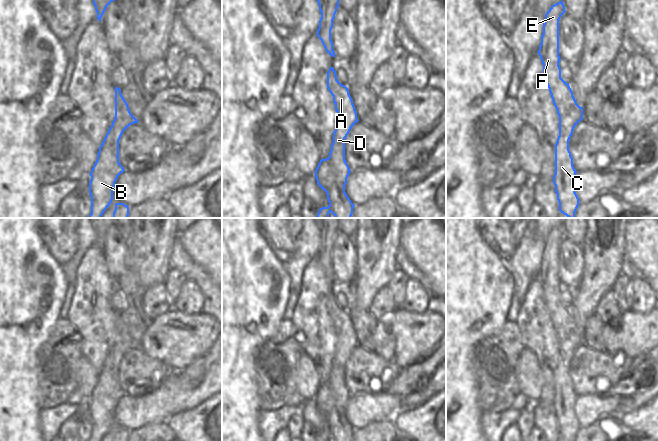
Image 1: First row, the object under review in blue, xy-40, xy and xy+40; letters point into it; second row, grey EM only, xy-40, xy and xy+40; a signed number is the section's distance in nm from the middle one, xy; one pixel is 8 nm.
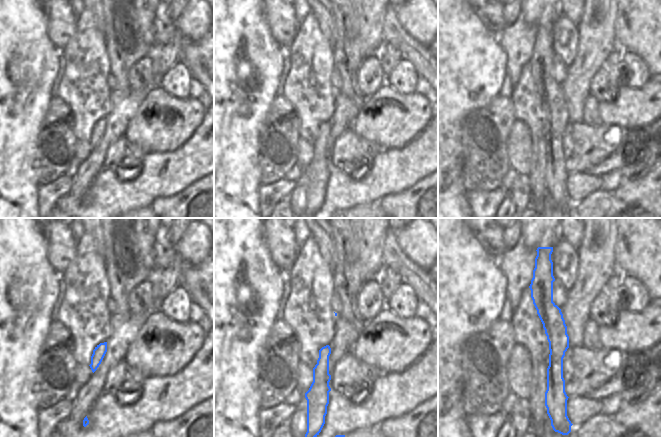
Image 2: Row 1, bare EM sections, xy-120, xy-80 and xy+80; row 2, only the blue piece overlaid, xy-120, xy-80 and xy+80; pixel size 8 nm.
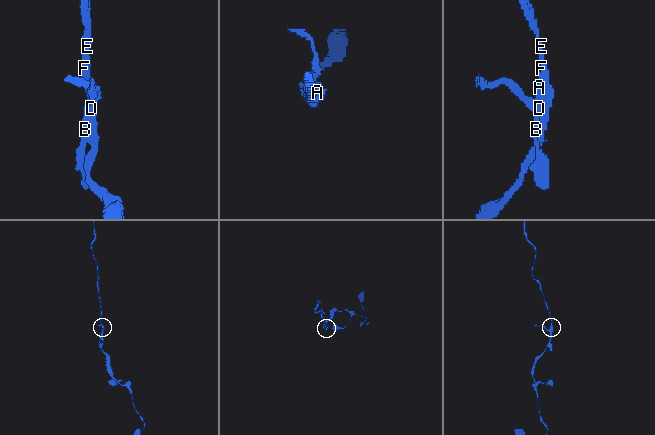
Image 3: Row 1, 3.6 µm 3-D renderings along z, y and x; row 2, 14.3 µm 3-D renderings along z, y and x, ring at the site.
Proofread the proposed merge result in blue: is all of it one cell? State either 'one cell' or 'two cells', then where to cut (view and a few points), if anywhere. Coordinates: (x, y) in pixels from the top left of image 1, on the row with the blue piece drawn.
two cells; cut in xy along (328, 157), (334, 170), (334, 182), (325, 191)

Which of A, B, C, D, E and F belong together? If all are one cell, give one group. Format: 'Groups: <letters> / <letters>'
Groups: A C D E F / B.

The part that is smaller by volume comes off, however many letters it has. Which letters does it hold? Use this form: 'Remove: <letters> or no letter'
Remove: B.

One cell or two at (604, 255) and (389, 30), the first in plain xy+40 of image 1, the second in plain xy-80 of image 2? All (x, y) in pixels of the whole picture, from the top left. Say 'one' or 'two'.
two

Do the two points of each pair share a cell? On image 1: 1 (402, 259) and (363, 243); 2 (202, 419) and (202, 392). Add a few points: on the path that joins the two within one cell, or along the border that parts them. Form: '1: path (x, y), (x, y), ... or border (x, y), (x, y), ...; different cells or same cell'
1: border (399, 247), (395, 256), (396, 268); different cells
2: border (211, 396), (193, 408), (180, 412); different cells

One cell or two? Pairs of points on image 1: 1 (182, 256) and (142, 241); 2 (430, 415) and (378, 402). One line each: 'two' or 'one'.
1: two
2: two

